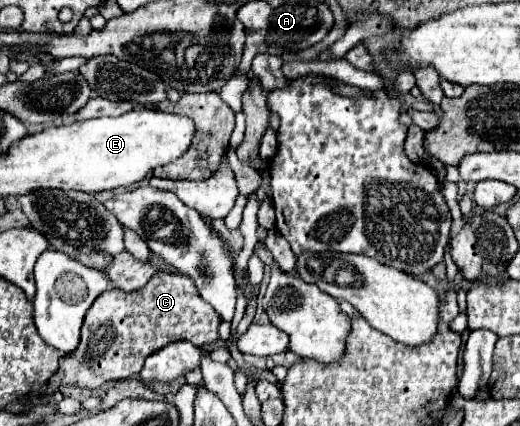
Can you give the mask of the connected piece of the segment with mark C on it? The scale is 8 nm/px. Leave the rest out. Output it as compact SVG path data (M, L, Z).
M158 273L150 279L150 283L146 283L146 287L130 293L122 289L104 291L86 313L86 321L82 325L82 345L72 357L74 373L60 373L58 369L48 387L36 395L34 401L46 403L46 391L58 389L58 377L64 385L96 389L108 381L138 375L148 355L174 341L190 341L196 347L218 341L220 323L222 317L206 305L194 281L180 273Z

